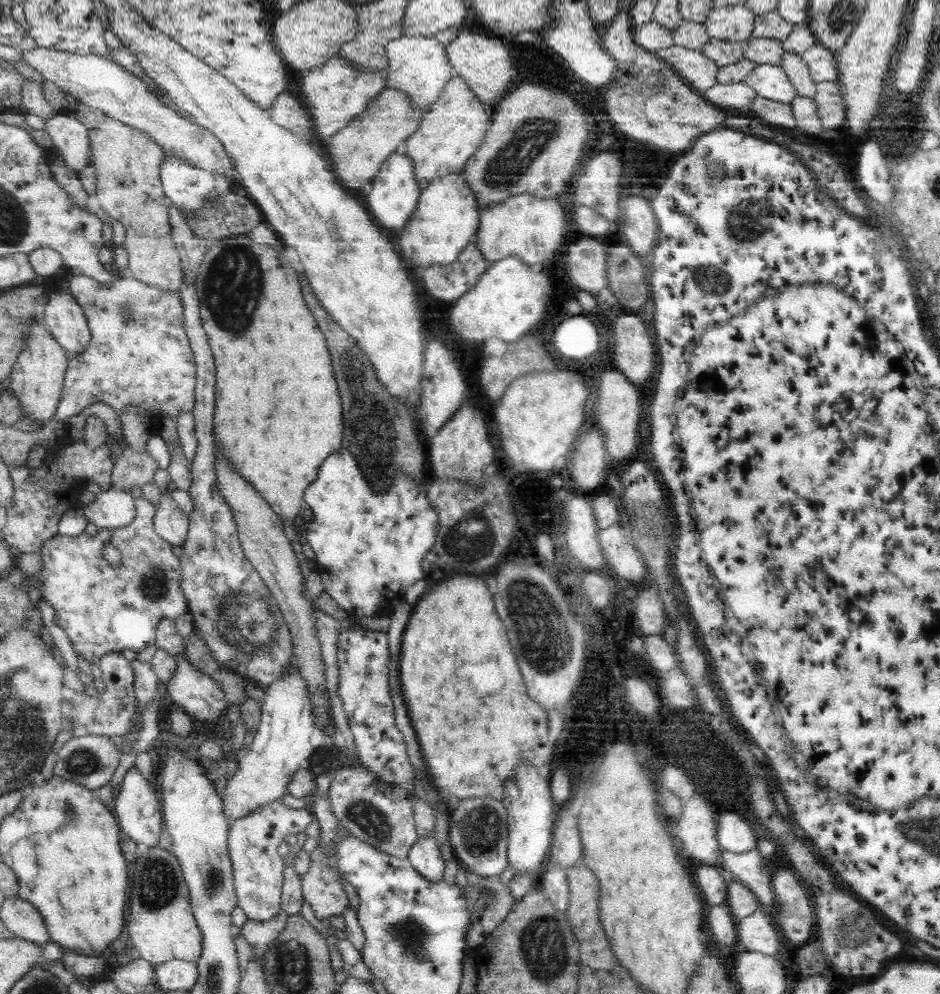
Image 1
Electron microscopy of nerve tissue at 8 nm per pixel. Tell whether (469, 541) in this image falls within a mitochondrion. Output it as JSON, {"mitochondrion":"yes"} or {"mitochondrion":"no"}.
{"mitochondrion":"yes"}

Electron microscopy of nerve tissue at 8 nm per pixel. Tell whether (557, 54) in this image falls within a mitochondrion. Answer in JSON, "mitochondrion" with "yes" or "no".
{"mitochondrion":"no"}

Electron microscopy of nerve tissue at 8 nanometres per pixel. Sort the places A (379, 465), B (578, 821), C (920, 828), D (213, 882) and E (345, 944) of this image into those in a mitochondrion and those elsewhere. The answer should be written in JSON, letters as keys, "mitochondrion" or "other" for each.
{"A":"mitochondrion","B":"other","C":"mitochondrion","D":"mitochondrion","E":"other"}

